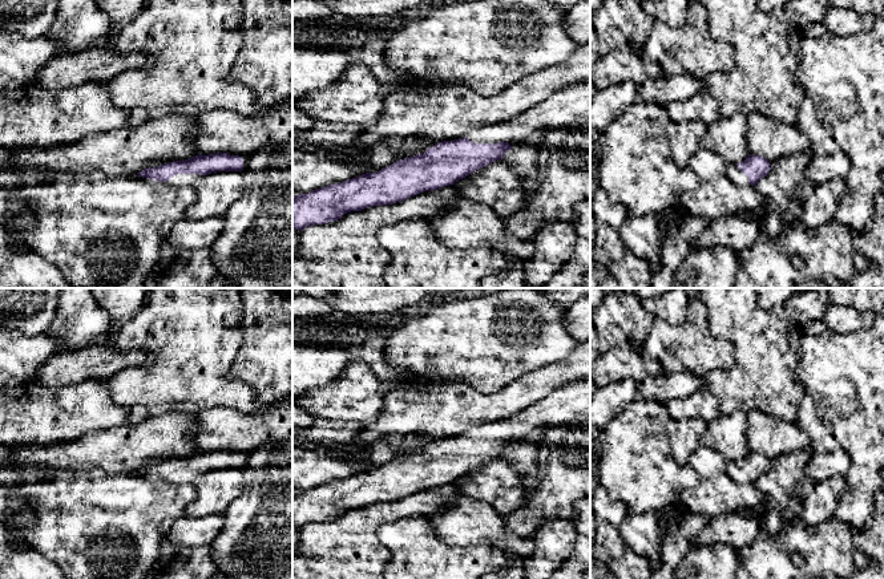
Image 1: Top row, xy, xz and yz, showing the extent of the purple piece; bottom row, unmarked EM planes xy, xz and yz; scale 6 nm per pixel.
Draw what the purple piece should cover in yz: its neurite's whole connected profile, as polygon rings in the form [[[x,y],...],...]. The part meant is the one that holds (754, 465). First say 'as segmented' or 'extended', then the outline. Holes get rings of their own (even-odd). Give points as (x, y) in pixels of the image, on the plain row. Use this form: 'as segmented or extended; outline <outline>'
extended; outline [[[748,452],[748,454],[739,461],[727,462],[727,474],[736,483],[755,483],[768,471],[770,463],[770,459],[763,454]]]

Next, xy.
extended; outline [[[214,450],[210,453],[198,452],[185,458],[173,458],[157,465],[144,466],[137,473],[158,479],[167,479],[175,485],[193,485],[205,473],[217,469],[246,467],[249,454]]]

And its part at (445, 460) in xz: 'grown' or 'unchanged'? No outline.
grown

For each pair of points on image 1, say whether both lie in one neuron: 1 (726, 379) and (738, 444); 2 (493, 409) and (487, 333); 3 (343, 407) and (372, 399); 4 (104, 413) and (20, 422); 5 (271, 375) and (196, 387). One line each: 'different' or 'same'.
1: different
2: different
3: same
4: same
5: different

